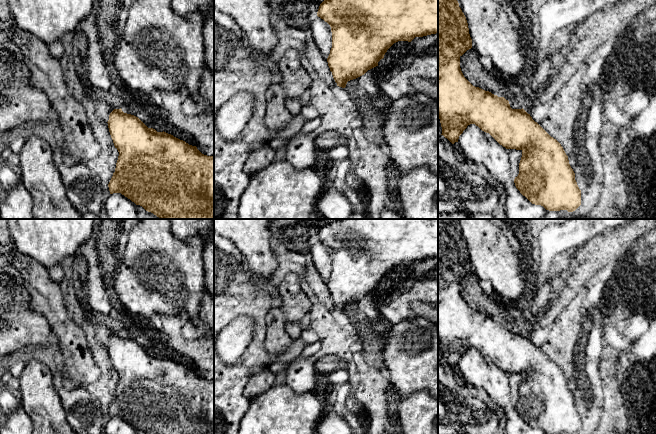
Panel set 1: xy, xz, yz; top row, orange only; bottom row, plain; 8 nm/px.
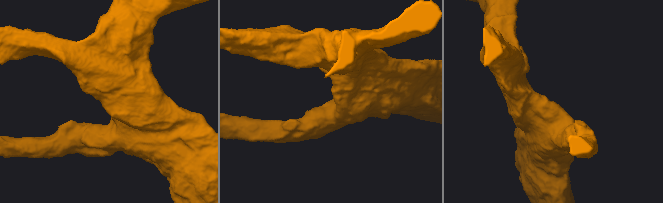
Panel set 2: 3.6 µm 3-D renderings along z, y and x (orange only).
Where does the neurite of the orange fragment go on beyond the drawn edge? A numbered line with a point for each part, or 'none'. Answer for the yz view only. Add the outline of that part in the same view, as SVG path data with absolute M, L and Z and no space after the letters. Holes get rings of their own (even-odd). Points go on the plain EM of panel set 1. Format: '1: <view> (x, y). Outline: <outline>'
none

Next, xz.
none

